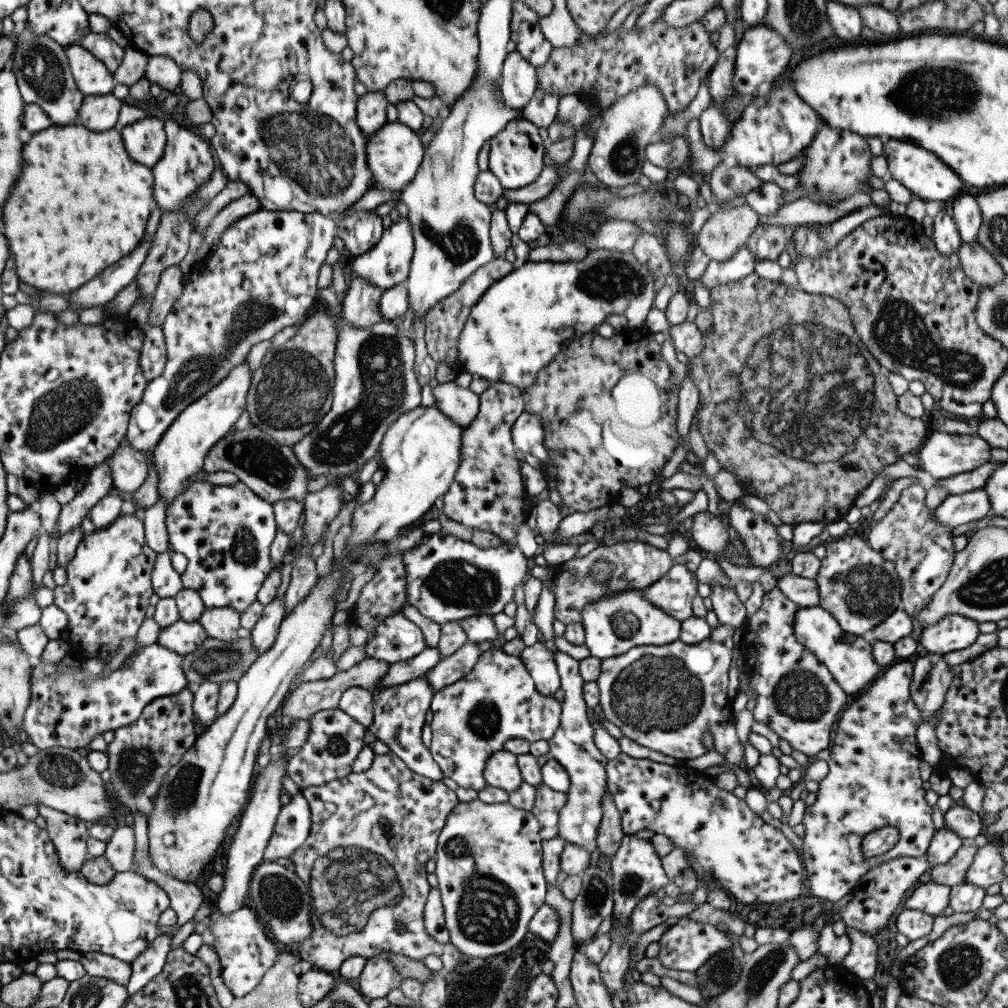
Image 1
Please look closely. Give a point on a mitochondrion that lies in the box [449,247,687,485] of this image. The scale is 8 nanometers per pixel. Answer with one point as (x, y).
(609, 279)

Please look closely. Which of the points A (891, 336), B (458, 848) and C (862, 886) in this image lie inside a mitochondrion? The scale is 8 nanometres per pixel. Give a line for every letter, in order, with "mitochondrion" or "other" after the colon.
A: mitochondrion
B: mitochondrion
C: other

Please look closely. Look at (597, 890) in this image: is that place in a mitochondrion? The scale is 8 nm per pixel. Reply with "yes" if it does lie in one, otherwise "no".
yes

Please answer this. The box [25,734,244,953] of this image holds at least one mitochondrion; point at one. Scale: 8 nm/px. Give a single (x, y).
(136, 765)

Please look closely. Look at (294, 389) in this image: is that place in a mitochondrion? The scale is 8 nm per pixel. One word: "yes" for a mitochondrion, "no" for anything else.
yes

